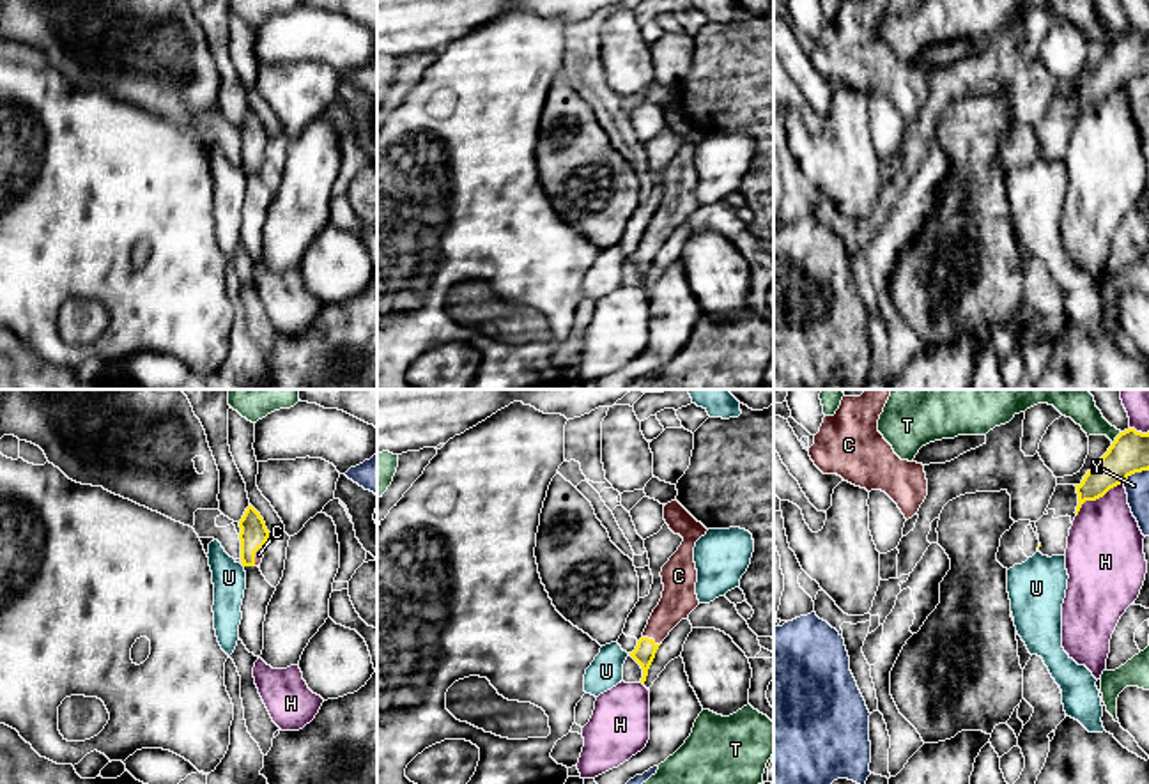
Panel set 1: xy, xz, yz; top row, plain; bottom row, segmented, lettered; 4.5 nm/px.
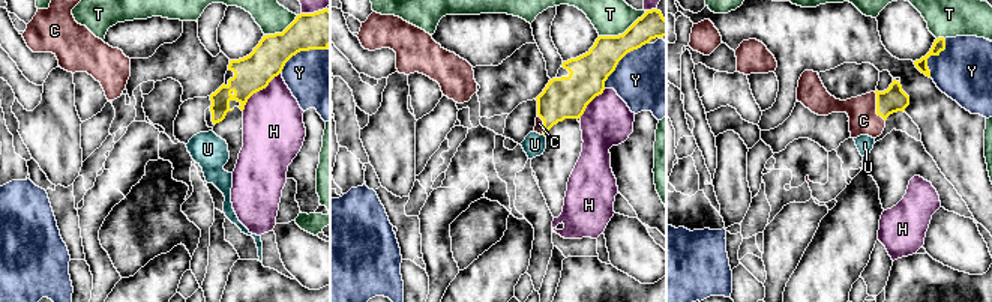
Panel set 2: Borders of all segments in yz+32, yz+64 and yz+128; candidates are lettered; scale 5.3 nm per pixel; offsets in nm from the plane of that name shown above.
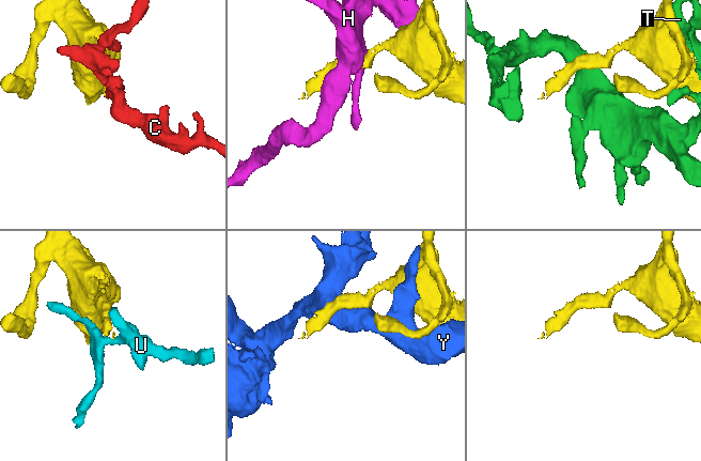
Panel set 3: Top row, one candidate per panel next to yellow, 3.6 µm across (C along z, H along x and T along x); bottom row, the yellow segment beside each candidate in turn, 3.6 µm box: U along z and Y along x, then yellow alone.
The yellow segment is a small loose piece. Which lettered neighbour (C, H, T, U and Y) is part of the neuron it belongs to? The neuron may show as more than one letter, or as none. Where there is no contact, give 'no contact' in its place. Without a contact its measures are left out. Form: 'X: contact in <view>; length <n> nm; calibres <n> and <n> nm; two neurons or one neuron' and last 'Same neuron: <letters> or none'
C: contact in xz; length 90 nm; calibres 100 and 160 nm; one neuron
H: contact in yz; length 260 nm; calibres 180 and 360 nm; two neurons
T: contact in yz; length 70 nm; calibres 180 and 150 nm; two neurons
U: no contact; two neurons
Y: contact in yz; length 130 nm; calibres 180 and 110 nm; two neurons
Same neuron: C

